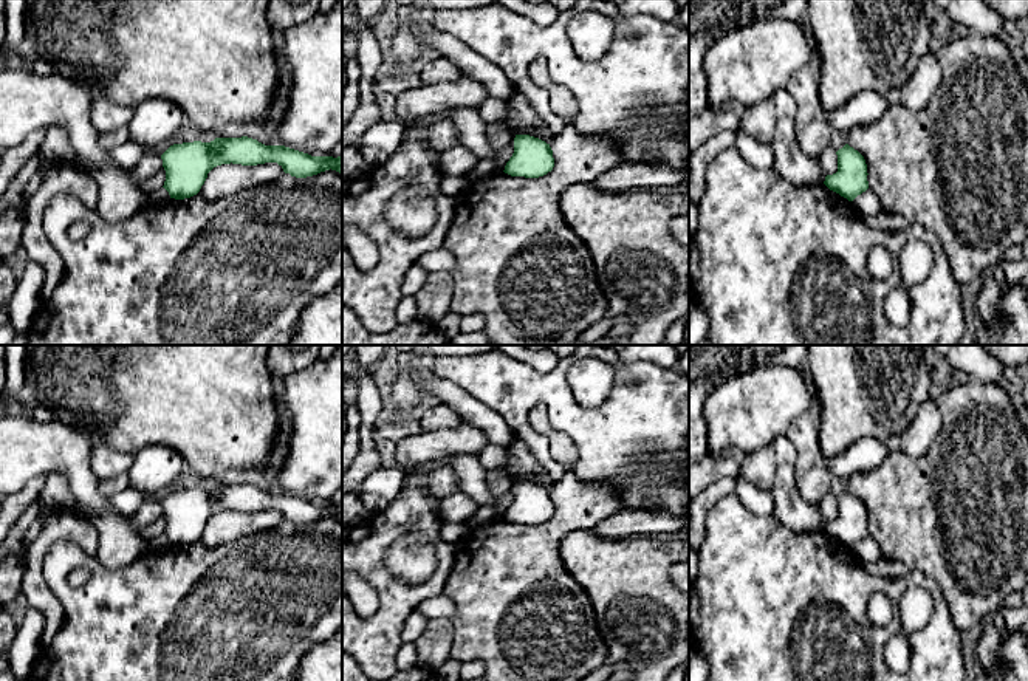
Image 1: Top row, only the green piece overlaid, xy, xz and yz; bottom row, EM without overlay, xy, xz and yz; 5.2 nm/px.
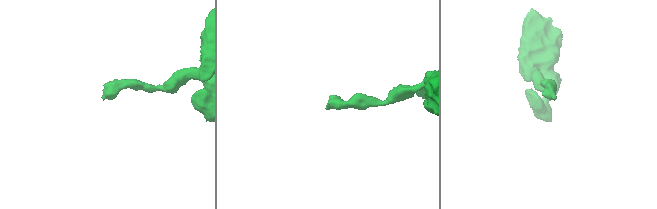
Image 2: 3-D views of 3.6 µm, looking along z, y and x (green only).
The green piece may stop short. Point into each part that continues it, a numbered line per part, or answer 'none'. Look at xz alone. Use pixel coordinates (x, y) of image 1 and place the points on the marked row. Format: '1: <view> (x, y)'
none

